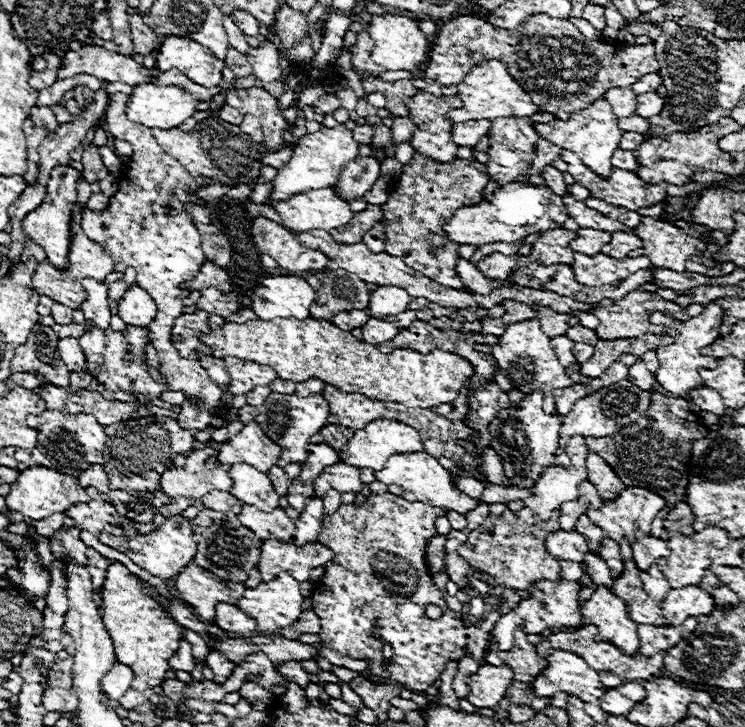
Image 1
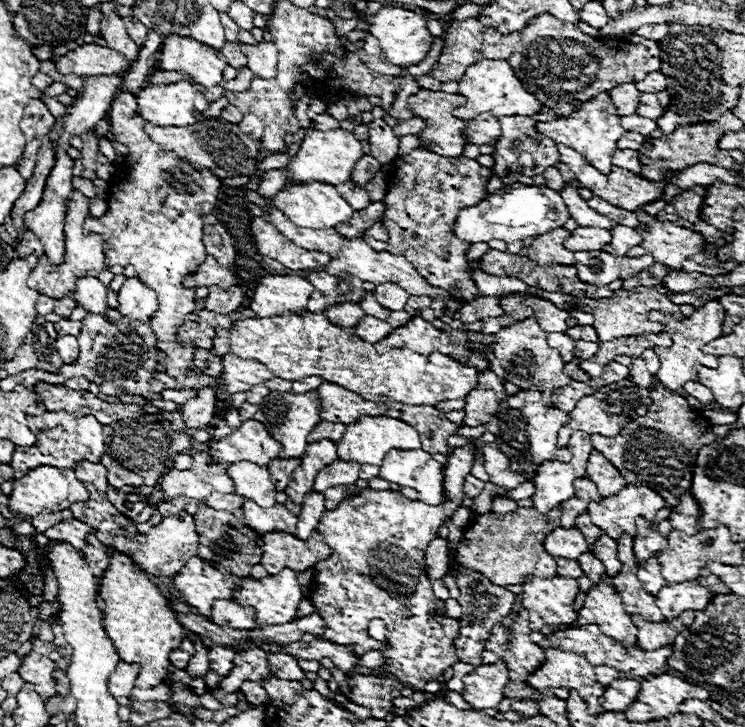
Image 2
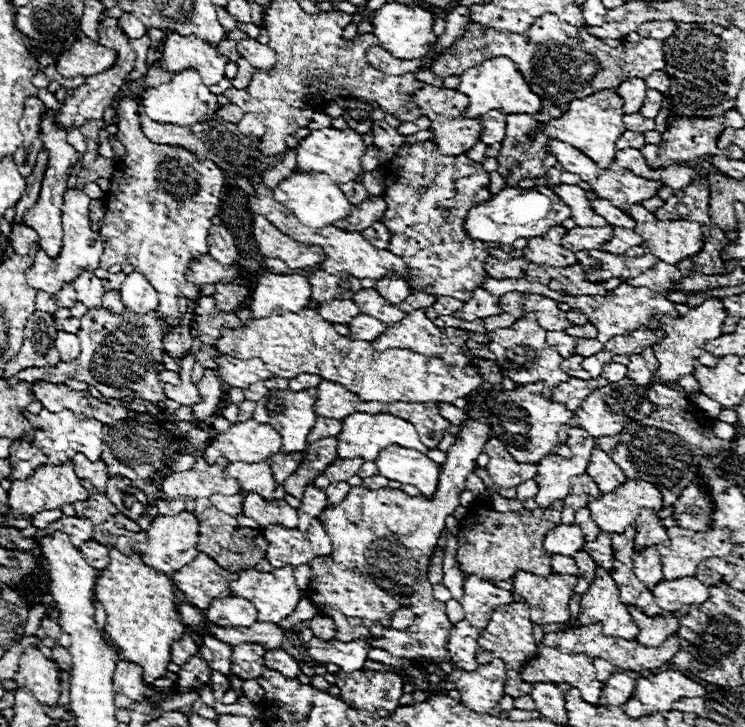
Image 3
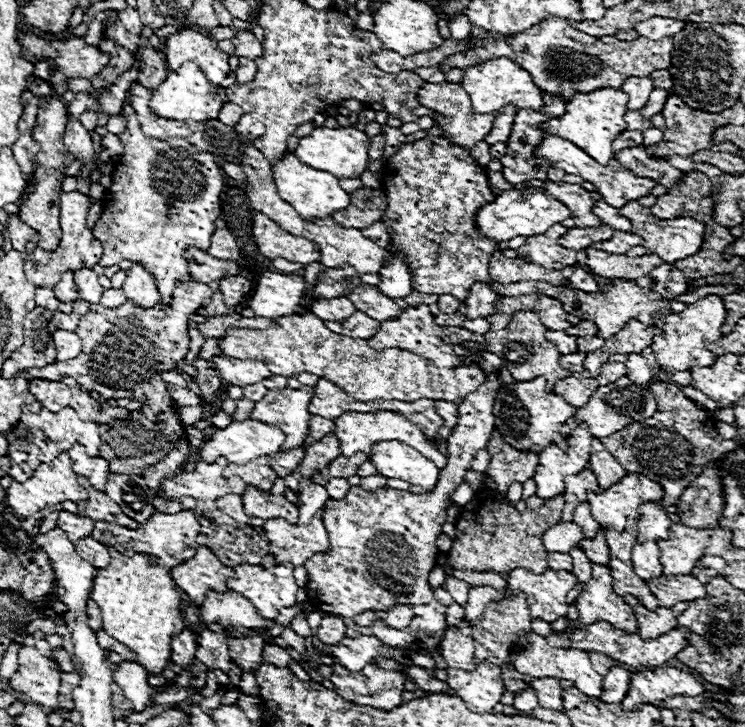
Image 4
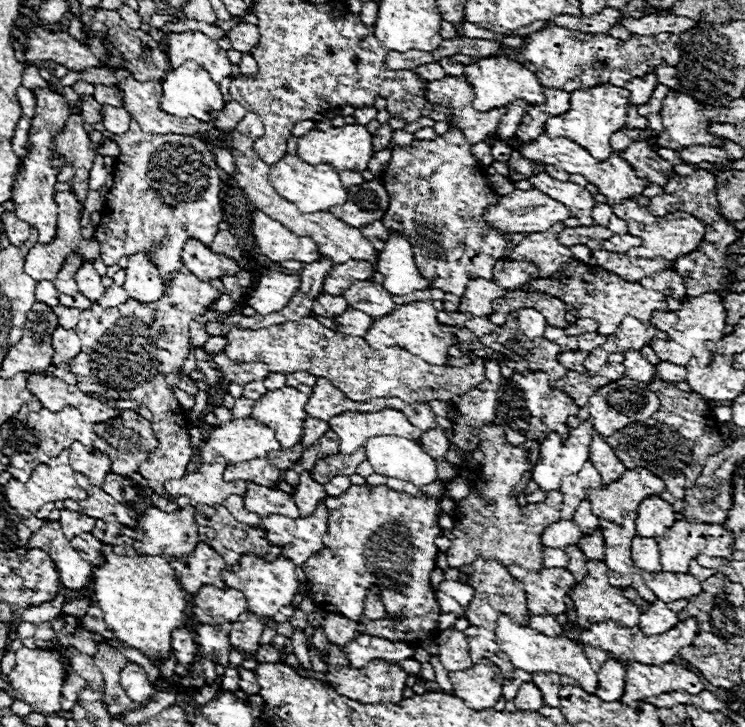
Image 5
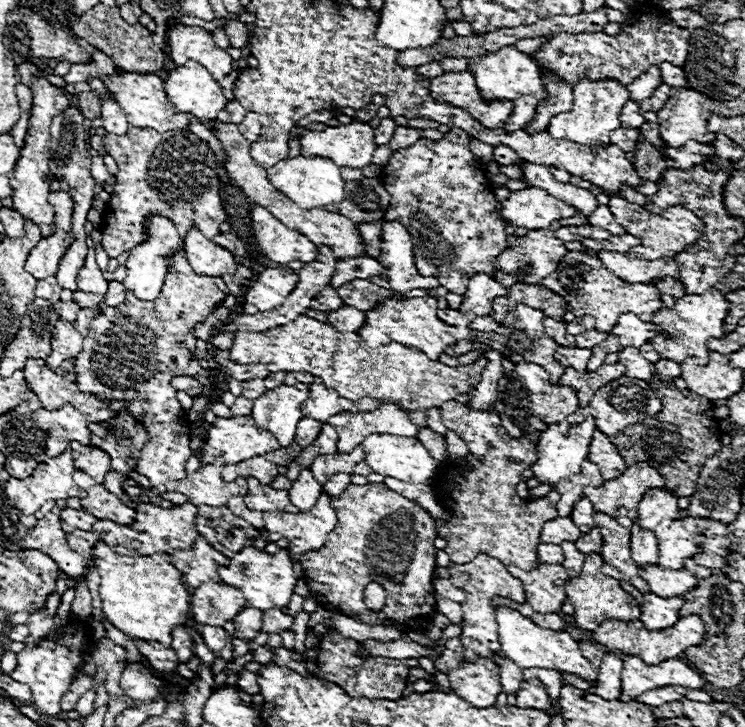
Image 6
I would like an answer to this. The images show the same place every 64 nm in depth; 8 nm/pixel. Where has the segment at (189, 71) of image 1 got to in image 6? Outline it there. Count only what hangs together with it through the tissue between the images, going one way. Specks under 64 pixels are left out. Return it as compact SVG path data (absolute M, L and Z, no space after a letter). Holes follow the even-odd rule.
M178 26L166 32L168 54L176 66L182 66L188 60L204 64L212 72L214 80L222 80L232 72L232 58L226 50L218 48L212 40L212 34L198 26Z

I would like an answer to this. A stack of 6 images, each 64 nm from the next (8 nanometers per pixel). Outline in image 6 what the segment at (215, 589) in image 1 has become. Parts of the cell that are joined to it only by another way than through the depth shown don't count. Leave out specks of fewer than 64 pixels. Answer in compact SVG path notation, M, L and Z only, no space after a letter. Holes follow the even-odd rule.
M202 536L196 538L196 544L188 552L170 552L170 556L186 564L188 570L182 572L182 580L190 590L196 590L204 582L220 582L218 566L226 566L228 558L216 552Z

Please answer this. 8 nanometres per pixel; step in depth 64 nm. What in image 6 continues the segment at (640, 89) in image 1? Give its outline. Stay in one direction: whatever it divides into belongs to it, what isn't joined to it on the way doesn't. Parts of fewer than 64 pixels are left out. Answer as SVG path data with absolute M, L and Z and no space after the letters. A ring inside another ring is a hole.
M660 64L660 74L662 74L662 82L668 86L686 86L686 78L682 68L672 66L672 64Z

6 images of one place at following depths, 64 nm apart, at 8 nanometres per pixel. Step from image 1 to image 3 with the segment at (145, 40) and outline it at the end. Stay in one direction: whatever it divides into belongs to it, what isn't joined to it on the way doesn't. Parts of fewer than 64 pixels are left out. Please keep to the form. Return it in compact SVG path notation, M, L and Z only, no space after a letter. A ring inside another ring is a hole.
M124 14L124 16L120 16L120 24L122 24L122 28L124 28L124 32L132 38L132 40L136 40L136 38L142 38L144 34L146 34L146 26L136 18L136 16L132 16L132 14Z

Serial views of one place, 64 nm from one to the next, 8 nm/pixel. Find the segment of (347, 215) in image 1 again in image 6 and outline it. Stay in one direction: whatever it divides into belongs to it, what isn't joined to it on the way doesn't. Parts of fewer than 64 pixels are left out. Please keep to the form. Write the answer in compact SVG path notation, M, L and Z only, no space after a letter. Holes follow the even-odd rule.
M304 156L286 158L268 168L268 180L274 184L276 190L284 192L290 200L294 200L304 210L324 208L328 204L344 200L344 180L340 176L340 168L332 164L332 160L304 158Z

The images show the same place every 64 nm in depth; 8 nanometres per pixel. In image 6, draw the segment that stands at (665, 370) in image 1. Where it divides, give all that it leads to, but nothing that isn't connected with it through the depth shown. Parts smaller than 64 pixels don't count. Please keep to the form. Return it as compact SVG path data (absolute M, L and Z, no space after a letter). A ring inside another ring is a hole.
M716 288L706 290L704 294L686 294L676 300L674 308L662 308L656 314L654 324L662 326L668 336L658 334L650 340L650 344L666 360L674 360L674 362L682 364L688 356L694 356L696 364L706 364L708 362L706 340L724 336L722 326L724 326L726 312L728 312L728 300L724 300L724 294L718 292Z

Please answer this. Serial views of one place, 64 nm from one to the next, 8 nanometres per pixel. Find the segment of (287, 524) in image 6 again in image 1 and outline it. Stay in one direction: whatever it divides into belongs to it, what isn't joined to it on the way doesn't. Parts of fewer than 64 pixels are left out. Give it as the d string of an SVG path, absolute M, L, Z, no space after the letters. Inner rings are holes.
M266 540L266 542L262 544L262 556L260 556L260 562L258 562L258 570L260 570L262 582L274 580L282 570L290 572L298 582L306 582L306 580L310 580L310 572L312 572L314 568L318 568L318 566L328 564L328 562L332 560L332 556L334 556L334 554L330 552L330 548L324 548L320 542L316 542L316 544L306 544L304 548L296 548L292 542L280 544L280 542L276 542L276 540Z

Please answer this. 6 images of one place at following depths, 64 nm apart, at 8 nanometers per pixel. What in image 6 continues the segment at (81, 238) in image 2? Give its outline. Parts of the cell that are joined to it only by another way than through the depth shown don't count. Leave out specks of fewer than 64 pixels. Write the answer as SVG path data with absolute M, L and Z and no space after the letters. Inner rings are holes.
M58 190L48 196L50 204L56 208L56 228L50 238L40 240L26 258L26 272L32 274L36 280L56 276L58 264L74 240L72 234L72 214L74 214L74 200L68 192Z

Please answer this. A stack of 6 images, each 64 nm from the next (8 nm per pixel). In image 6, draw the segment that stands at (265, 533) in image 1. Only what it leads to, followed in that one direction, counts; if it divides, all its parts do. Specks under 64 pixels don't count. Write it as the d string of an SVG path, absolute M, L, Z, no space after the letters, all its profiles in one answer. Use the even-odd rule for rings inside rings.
M248 478L248 494L244 496L244 502L250 510L260 510L260 512L276 512L276 510L292 514L298 512L298 508L290 502L286 490L274 490L252 478Z

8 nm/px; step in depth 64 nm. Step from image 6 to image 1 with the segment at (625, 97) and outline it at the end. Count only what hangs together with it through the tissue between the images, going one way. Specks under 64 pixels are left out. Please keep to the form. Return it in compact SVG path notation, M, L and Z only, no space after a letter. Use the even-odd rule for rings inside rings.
M604 98L596 100L588 110L572 114L566 122L552 120L548 124L536 124L534 128L540 134L540 138L546 138L552 144L556 144L558 148L570 150L576 156L580 156L582 164L588 166L600 178L608 178L612 174L610 158L612 158L612 152L618 148L618 142L622 138L622 130L618 128L618 120L612 116L612 108Z

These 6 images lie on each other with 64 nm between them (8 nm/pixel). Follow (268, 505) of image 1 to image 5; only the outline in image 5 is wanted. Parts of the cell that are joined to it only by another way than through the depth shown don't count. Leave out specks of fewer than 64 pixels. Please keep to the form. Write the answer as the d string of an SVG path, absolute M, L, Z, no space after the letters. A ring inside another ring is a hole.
M266 458L250 460L244 464L230 464L224 470L224 480L246 480L260 486L268 486L268 488L274 486L278 476L280 472Z

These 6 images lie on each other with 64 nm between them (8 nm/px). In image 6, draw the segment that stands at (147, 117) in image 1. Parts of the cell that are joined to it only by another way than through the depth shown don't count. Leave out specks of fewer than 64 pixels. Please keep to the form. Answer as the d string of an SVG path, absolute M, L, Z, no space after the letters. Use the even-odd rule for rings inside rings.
M194 60L172 70L164 82L164 90L178 112L194 114L202 122L216 120L216 114L224 110L224 104L228 104L220 84Z

